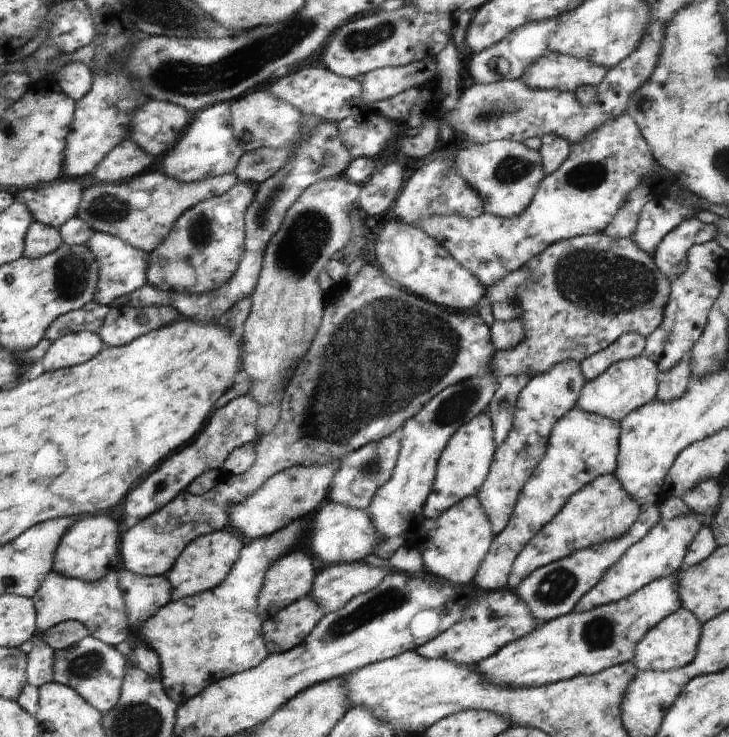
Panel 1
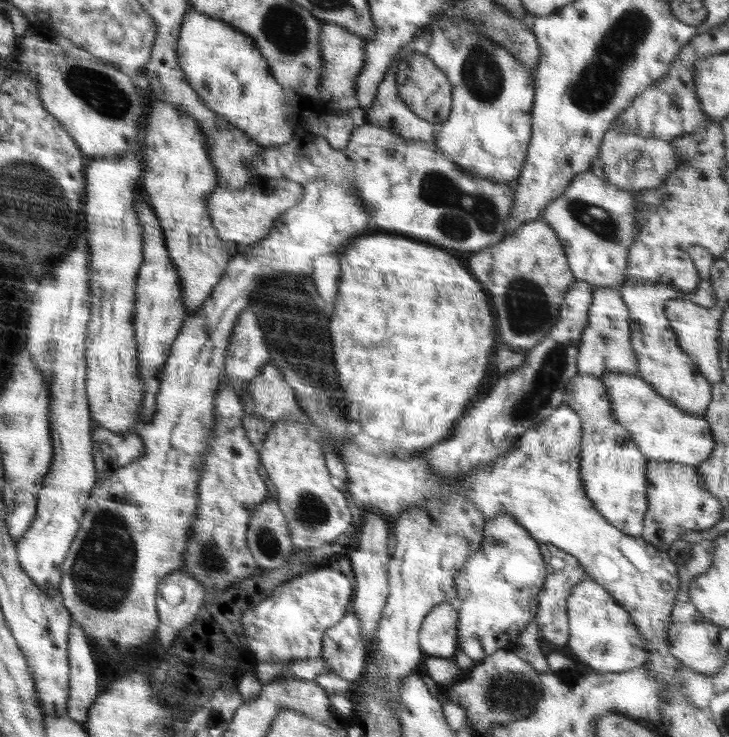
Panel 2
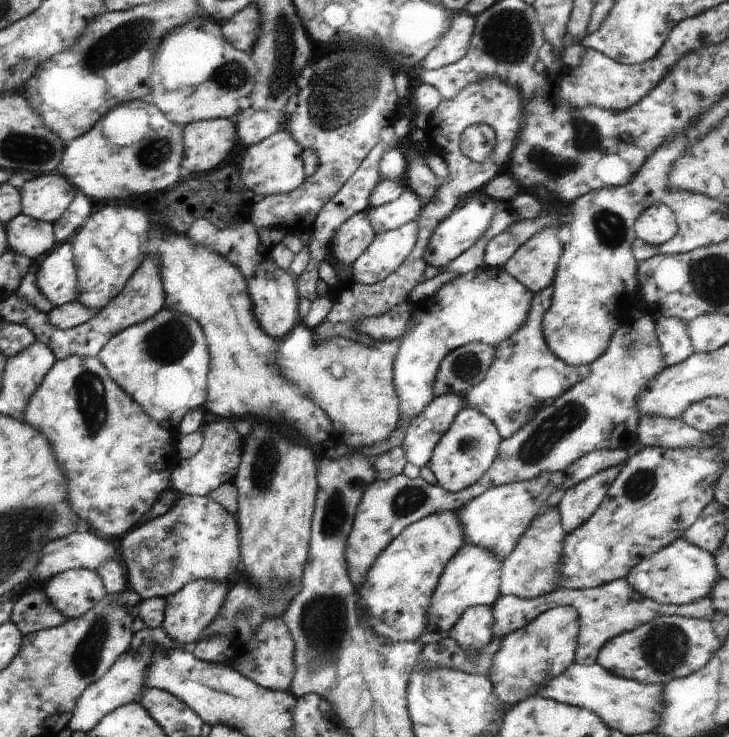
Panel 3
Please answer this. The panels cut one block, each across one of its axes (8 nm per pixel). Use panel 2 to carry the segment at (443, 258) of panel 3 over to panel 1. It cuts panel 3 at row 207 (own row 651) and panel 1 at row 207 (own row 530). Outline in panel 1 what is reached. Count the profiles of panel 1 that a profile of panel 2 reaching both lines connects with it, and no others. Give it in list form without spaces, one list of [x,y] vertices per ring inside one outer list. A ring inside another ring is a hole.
[[[497,140],[457,149],[455,155],[457,173],[481,198],[483,212],[494,216],[512,218],[522,214],[532,202],[540,181],[545,177],[539,151],[530,149],[520,141]]]

